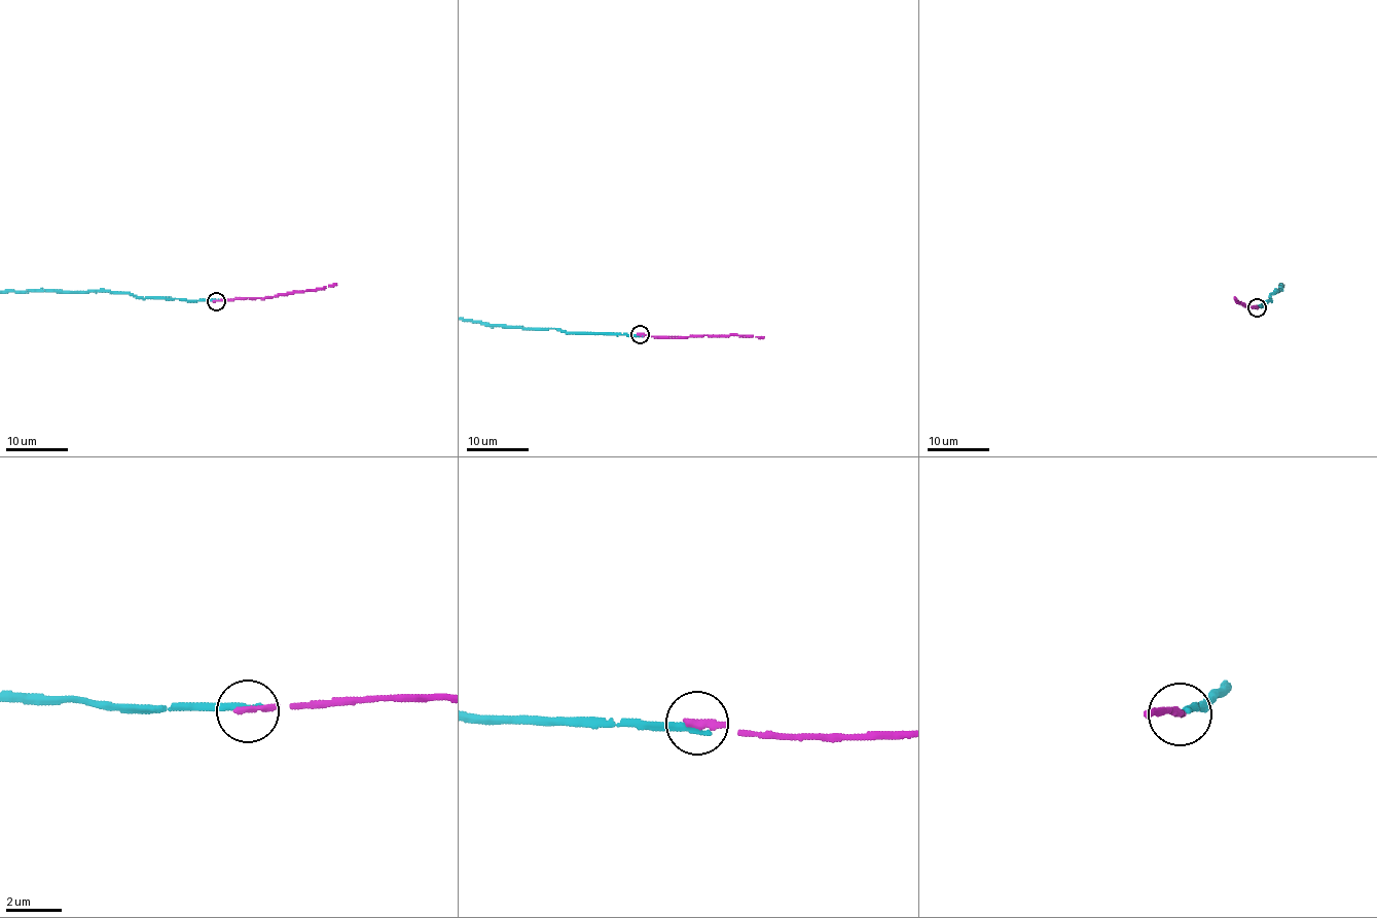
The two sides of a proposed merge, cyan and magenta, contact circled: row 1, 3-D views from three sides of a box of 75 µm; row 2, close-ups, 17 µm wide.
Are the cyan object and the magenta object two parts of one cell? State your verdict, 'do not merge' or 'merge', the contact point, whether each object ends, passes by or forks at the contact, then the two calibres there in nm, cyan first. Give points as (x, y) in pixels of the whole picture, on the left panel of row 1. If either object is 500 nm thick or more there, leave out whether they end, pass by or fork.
do not merge; place (216, 301); cyan ends; magenta ends; calibres 280 and 240 nm

